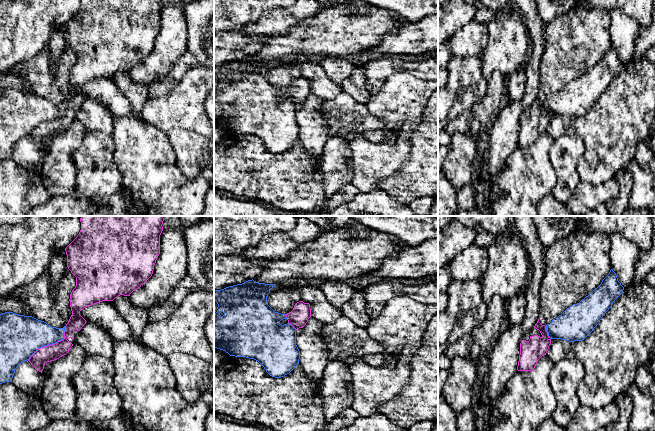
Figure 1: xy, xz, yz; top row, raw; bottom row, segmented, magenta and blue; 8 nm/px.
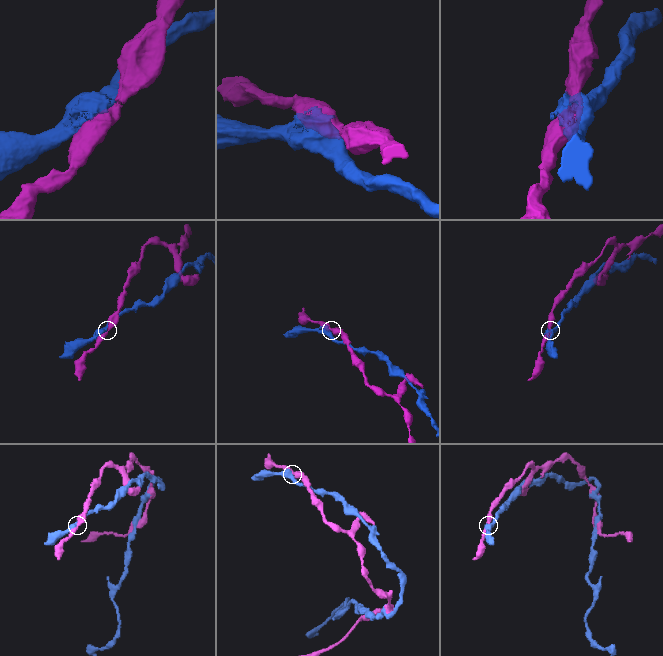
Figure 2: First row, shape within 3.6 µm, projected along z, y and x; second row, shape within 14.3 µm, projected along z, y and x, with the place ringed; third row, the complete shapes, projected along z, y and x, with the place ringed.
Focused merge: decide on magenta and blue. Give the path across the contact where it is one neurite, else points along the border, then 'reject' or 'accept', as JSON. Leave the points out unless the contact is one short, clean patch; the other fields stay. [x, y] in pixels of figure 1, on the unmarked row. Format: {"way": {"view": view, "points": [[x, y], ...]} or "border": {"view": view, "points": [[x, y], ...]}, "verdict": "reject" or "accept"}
{"verdict": "reject"}

